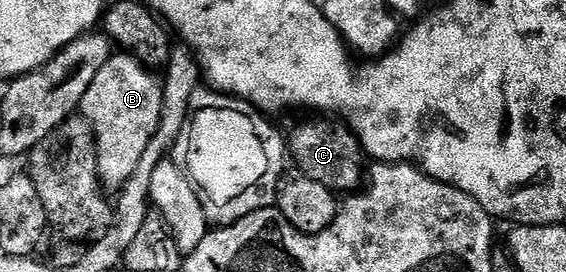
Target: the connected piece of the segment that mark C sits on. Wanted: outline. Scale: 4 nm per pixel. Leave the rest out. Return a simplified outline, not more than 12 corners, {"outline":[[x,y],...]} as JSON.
{"outline":[[339,119],[287,137],[300,176],[336,195],[365,181],[365,154]]}

